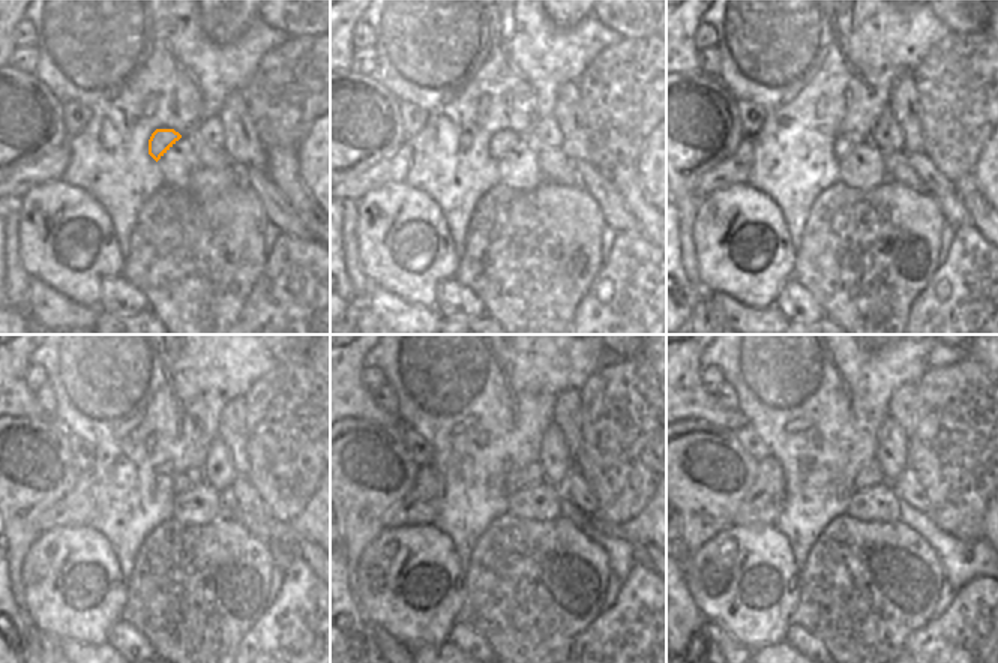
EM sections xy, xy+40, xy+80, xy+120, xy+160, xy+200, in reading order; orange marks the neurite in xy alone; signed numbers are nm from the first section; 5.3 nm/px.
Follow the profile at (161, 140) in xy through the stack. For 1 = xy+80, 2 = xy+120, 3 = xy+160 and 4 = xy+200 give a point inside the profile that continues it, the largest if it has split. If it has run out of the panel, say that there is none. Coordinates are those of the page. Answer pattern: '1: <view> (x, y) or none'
1: xy+80 (844, 144)
2: xy+120 (191, 477)
3: xy+160 (532, 476)
4: xy+200 (871, 474)

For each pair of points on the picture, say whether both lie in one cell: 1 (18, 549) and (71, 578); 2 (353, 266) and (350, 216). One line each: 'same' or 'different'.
1: different
2: same

